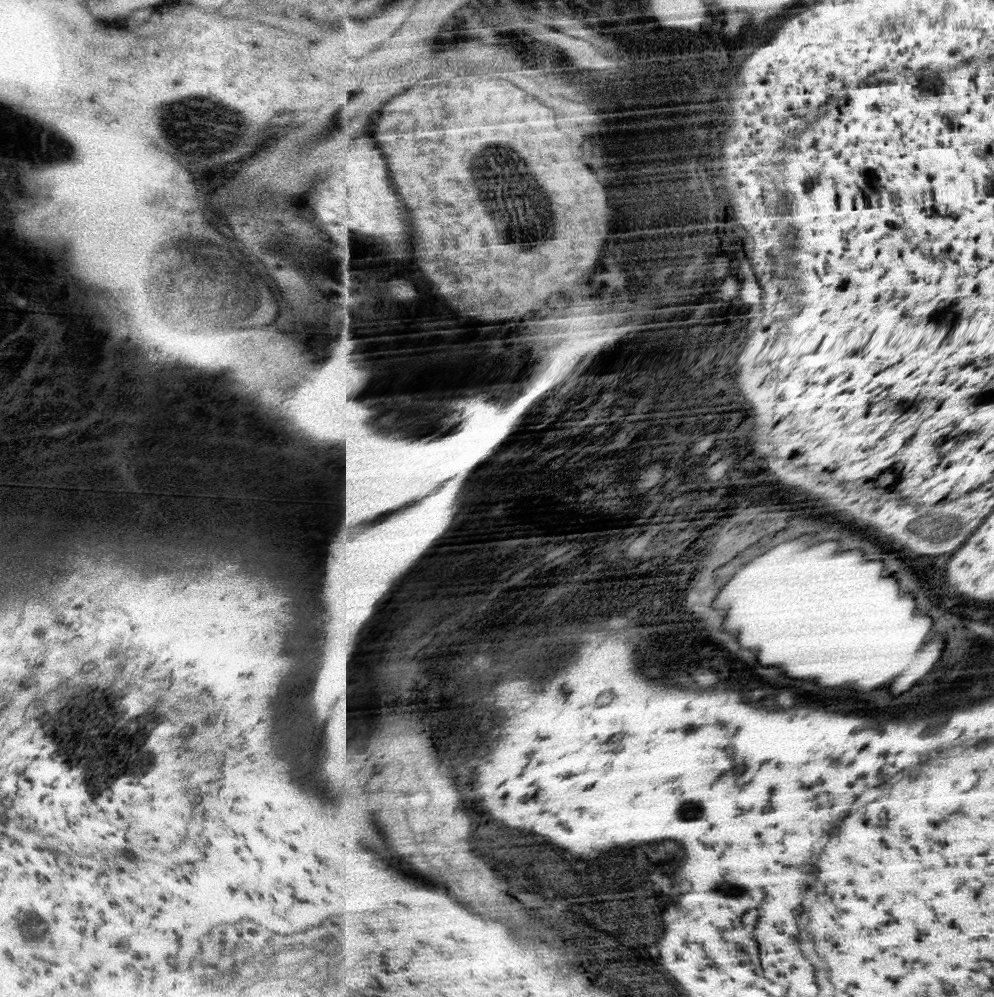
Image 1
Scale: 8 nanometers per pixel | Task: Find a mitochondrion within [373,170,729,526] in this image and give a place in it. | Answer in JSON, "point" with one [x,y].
{"point":[524,215]}

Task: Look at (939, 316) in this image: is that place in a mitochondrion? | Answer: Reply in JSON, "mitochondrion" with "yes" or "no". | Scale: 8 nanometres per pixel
{"mitochondrion":"no"}

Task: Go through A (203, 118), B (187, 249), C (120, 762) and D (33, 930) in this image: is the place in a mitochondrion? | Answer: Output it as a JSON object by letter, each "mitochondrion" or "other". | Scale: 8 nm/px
{"A":"mitochondrion","B":"mitochondrion","C":"mitochondrion","D":"mitochondrion"}

